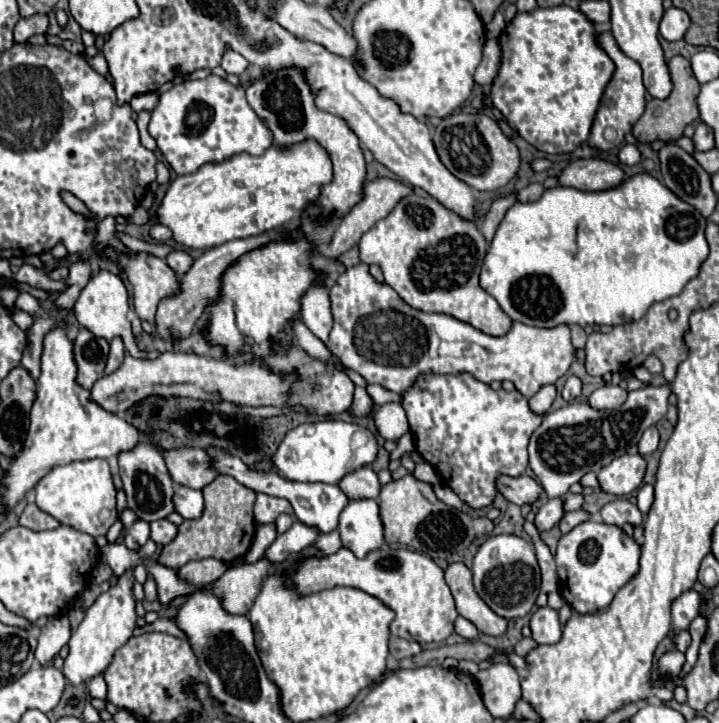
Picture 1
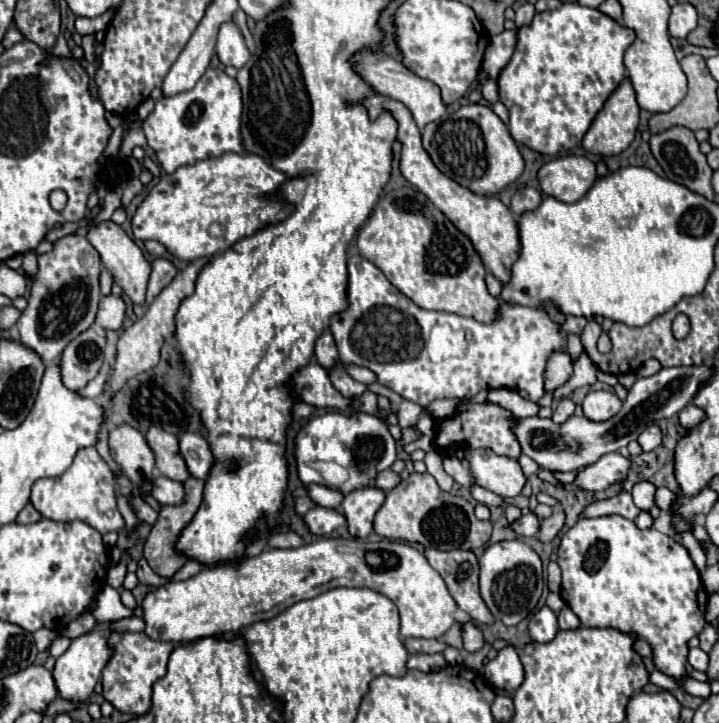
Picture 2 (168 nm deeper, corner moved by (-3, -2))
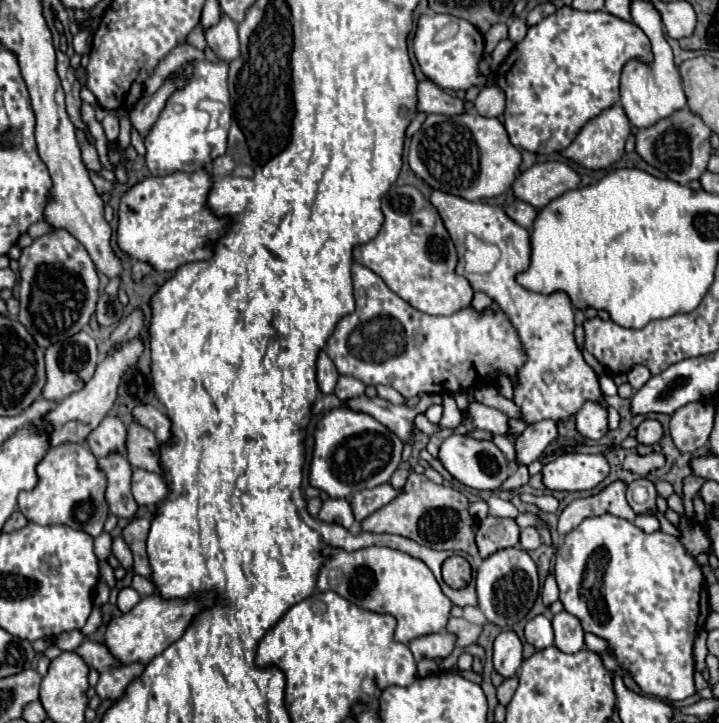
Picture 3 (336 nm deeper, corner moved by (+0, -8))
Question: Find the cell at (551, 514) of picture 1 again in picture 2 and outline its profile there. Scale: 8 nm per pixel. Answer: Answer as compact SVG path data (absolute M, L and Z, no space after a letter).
M533 512L525 514L519 522L511 524L511 528L513 528L517 534L521 534L521 536L537 536L537 534L539 534L539 526L541 526L541 520L539 520L537 514L533 514Z

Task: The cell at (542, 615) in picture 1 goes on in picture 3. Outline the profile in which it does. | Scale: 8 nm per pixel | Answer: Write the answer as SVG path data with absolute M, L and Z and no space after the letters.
M548 614L534 616L526 624L526 640L538 650L544 650L544 648L554 644L554 632L552 632L552 624L550 624Z

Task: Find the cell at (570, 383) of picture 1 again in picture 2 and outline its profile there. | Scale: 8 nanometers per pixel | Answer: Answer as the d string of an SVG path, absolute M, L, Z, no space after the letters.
M563 398L559 402L559 406L555 408L555 412L553 412L551 418L555 418L555 422L565 422L573 412L575 412L575 402L569 400L569 398Z

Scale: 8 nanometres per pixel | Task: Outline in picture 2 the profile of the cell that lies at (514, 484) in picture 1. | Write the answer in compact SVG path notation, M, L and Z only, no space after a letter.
M473 450L467 456L467 464L477 484L499 494L501 498L519 496L527 484L527 478L517 460L491 454L491 450Z

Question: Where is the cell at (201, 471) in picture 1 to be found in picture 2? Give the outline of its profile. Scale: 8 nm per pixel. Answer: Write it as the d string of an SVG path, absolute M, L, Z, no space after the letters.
M151 426L145 438L155 454L155 468L161 476L177 482L185 482L187 478L191 478L187 464L183 462L183 456L179 452L179 438L175 434L167 434L165 430L159 430L159 426Z

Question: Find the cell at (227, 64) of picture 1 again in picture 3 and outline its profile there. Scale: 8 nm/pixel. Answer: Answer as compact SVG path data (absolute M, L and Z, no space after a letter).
M220 16L220 22L210 26L206 32L206 42L212 48L212 52L226 60L232 62L238 54L240 54L240 44L238 44L238 36L236 36L236 24L228 18L228 16Z

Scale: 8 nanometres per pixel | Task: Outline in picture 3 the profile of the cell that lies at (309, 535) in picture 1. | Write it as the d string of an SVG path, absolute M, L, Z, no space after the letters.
M328 498L322 504L318 518L328 524L342 524L344 528L350 528L354 524L354 512L346 498Z

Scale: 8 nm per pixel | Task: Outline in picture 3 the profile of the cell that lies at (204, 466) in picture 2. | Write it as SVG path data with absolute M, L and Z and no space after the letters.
M138 404L132 410L132 416L138 424L142 424L150 432L154 432L158 442L168 442L170 440L170 420L158 408L154 408L150 404Z

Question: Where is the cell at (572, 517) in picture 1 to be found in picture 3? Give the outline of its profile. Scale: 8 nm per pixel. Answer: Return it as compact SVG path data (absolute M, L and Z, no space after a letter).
M528 526L528 528L522 528L520 530L520 548L522 550L536 550L540 546L540 534L536 528Z

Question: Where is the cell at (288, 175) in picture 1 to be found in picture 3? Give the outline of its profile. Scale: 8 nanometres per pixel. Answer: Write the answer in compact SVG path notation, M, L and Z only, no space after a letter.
M206 170L198 172L176 172L170 176L150 176L142 182L134 184L124 192L118 206L118 230L116 230L116 244L122 252L132 256L134 260L150 264L158 272L174 272L180 264L208 260L212 250L208 248L226 232L226 220L218 220L212 216L210 208L206 206L206 198L210 192L212 180Z

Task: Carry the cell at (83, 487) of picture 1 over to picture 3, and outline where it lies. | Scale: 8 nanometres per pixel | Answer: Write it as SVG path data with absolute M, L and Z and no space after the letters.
M60 444L50 448L36 466L38 484L30 492L18 494L18 510L36 524L64 524L82 530L92 538L102 534L108 518L108 504L104 500L104 474L96 468L96 456L88 452L86 444Z

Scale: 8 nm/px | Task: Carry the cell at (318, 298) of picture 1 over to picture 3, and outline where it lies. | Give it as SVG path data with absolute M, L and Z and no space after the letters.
M320 352L320 356L318 356L316 374L318 374L318 386L320 386L322 394L332 394L336 380L338 380L338 372L336 372L336 366L332 364L332 360L326 356L326 352Z

